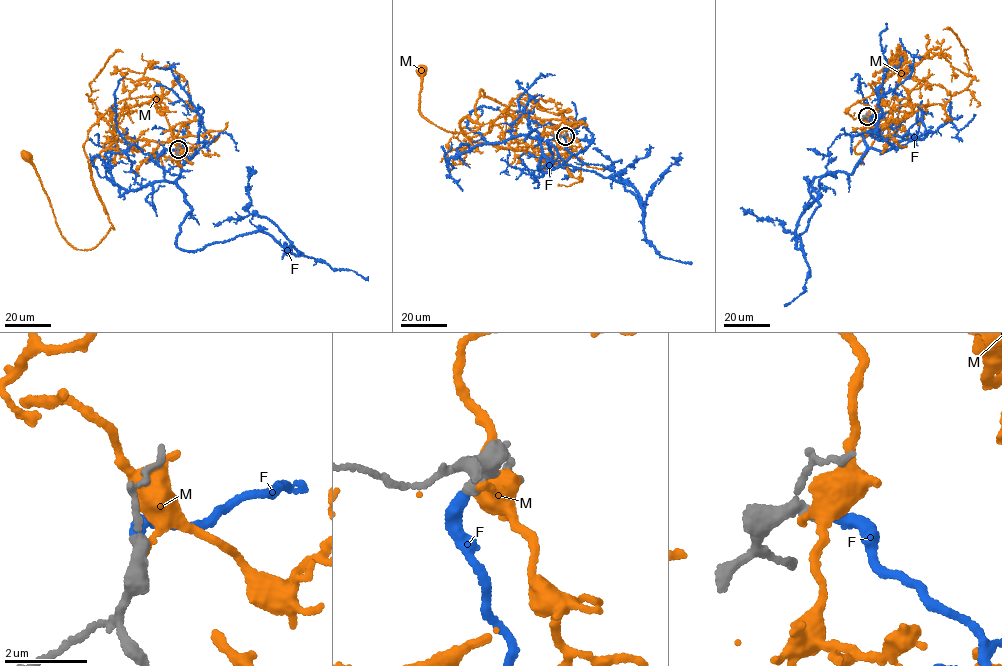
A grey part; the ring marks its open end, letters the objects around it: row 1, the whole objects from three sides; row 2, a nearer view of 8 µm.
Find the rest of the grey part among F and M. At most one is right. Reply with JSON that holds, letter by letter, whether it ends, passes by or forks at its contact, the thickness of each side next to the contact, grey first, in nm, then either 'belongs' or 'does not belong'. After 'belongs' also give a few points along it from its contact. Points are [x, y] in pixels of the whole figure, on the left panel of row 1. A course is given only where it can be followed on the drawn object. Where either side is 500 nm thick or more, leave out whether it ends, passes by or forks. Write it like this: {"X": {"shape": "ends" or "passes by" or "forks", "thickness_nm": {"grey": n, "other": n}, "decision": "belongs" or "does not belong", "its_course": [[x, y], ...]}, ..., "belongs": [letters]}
{"F": {"shape": "ends", "thickness_nm": {"grey": 220, "other": 300}, "decision": "belongs", "its_course": [[178, 149], [196, 154], [175, 180], [191, 209], [177, 246], [259, 231], [298, 254], [248, 210], [250, 176]]}, "M": {"shape": "passes by", "thickness_nm": {"grey": 320, "other": 240}, "decision": "does not belong"}, "belongs": ["F"]}

